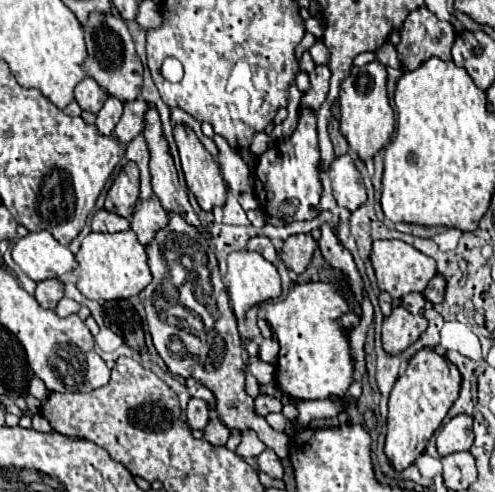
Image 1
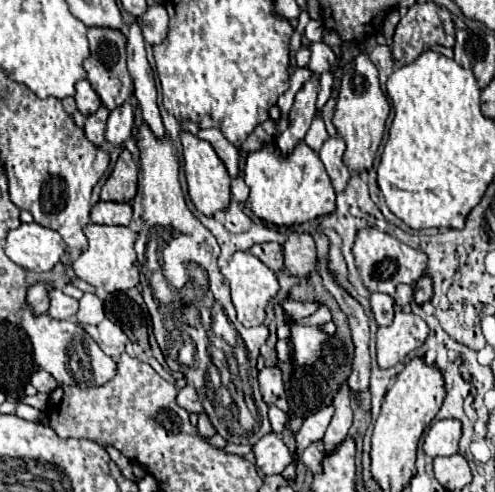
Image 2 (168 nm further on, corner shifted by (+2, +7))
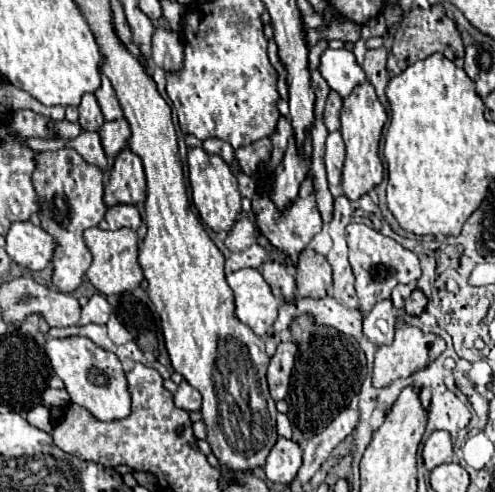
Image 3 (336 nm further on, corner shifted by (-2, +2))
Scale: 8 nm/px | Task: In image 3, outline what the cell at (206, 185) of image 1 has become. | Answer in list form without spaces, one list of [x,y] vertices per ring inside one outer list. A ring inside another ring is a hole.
[[[189,148],[187,164],[193,192],[191,196],[201,220],[215,232],[229,232],[241,214],[241,196],[237,190],[237,178],[233,176],[231,168],[217,154],[209,154],[203,148]]]

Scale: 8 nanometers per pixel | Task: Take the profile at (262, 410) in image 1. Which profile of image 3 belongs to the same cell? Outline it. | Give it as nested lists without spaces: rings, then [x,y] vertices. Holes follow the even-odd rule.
[[[289,338],[281,340],[267,368],[267,382],[269,382],[271,398],[275,402],[286,399],[289,394],[289,378],[295,364],[295,356],[297,356],[297,342]]]

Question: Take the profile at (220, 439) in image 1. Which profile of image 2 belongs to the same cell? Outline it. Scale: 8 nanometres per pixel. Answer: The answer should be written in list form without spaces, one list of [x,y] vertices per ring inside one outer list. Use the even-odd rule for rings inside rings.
[[[201,413],[201,415],[199,415],[197,433],[199,433],[201,437],[205,437],[205,439],[209,439],[211,435],[215,435],[215,429],[213,429],[213,425],[209,423],[209,419],[207,419],[207,415],[205,415],[205,413]]]

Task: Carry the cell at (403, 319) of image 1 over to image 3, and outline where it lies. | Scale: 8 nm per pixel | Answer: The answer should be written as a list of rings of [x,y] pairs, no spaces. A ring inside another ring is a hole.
[[[403,326],[395,332],[395,340],[389,346],[379,346],[375,354],[375,368],[373,368],[373,386],[381,388],[391,384],[395,378],[407,378],[415,370],[433,362],[445,350],[445,340],[437,334],[425,334],[415,326]]]

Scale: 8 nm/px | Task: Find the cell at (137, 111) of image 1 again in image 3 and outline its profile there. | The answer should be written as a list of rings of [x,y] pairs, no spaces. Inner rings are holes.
[[[125,118],[113,120],[113,122],[105,122],[99,130],[101,134],[101,144],[107,156],[117,156],[131,138],[131,130],[129,130],[129,122]]]

